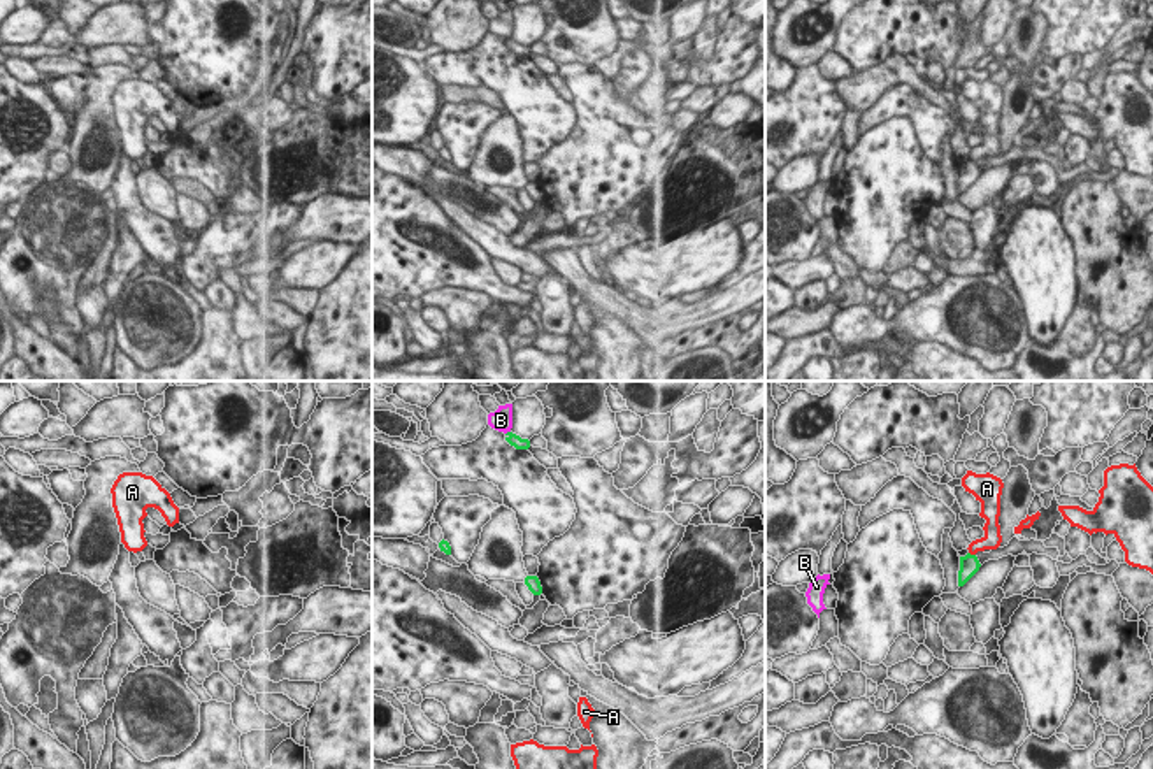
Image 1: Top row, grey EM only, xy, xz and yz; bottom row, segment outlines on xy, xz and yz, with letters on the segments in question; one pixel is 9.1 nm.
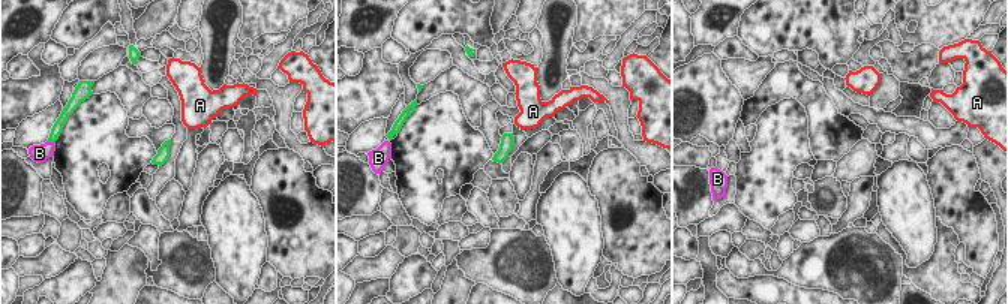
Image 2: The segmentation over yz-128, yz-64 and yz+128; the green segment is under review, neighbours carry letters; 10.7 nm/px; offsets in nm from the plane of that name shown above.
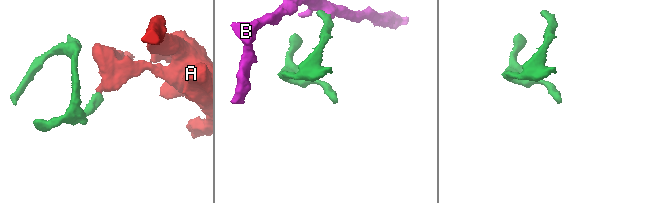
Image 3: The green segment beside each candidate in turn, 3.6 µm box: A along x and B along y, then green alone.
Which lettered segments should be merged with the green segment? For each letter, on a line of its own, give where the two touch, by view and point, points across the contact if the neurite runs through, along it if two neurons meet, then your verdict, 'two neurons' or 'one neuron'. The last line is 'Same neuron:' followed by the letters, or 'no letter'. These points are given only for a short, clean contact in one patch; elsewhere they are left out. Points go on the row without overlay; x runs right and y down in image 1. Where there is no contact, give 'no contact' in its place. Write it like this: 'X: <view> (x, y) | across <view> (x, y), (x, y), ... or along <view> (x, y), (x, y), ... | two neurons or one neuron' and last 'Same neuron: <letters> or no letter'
A: yz (973, 162) | along yz (969, 158), (974, 162) | two neurons
B: xz (508, 39) | along xz (509, 37), (506, 41) | two neurons
Same neuron: no letter

